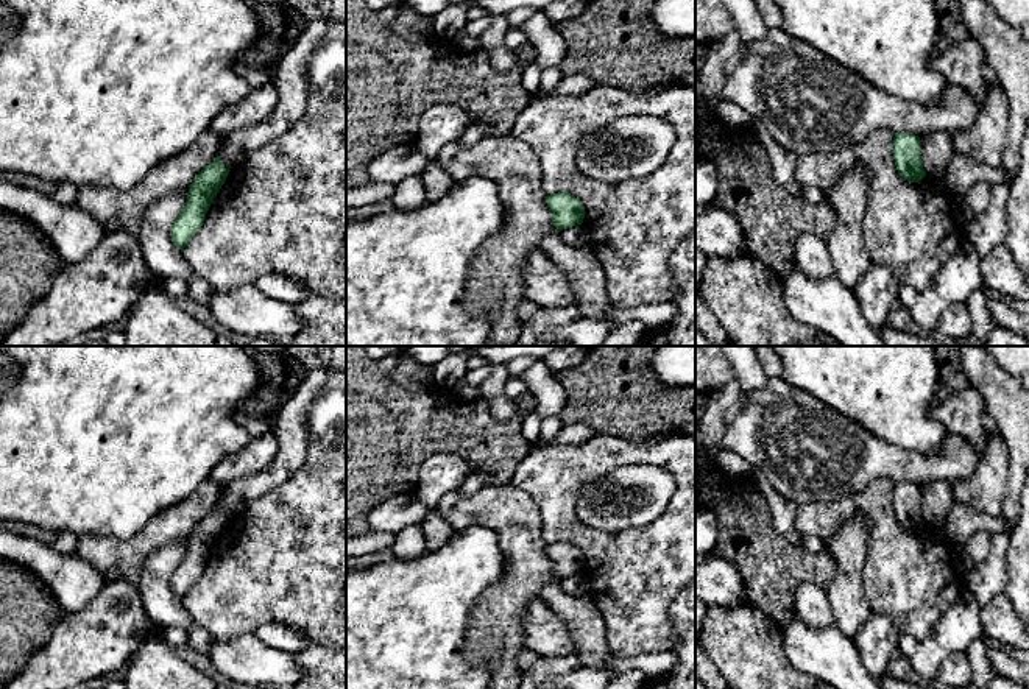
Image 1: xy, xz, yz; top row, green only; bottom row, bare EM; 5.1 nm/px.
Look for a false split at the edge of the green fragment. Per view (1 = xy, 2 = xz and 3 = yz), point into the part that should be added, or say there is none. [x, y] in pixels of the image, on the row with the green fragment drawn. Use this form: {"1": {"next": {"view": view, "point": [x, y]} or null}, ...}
{"1": {"next": null}, "2": {"next": null}, "3": {"next": null}}

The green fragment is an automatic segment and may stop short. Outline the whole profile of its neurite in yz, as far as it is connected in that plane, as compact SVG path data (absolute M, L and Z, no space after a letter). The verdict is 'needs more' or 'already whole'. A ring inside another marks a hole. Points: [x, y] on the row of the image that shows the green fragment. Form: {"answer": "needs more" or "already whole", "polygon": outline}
{"answer": "already whole", "polygon": "M896 132L892 153L898 173L909 182L920 182L926 171L921 164L921 140L912 132Z"}

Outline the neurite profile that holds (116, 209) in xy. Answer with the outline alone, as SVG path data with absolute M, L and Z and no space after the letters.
M207 129L192 147L154 165L129 190L84 186L78 189L76 207L106 231L128 231L136 240L145 209L173 192L190 186L195 176L218 154L223 137Z

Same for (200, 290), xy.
M190 277L186 282L192 301L207 306L215 287L200 277Z

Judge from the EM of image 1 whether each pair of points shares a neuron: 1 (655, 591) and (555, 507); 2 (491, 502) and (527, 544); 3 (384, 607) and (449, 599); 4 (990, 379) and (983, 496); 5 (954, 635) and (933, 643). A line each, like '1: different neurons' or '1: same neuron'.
1: same neuron
2: same neuron
3: same neuron
4: different neurons
5: same neuron

